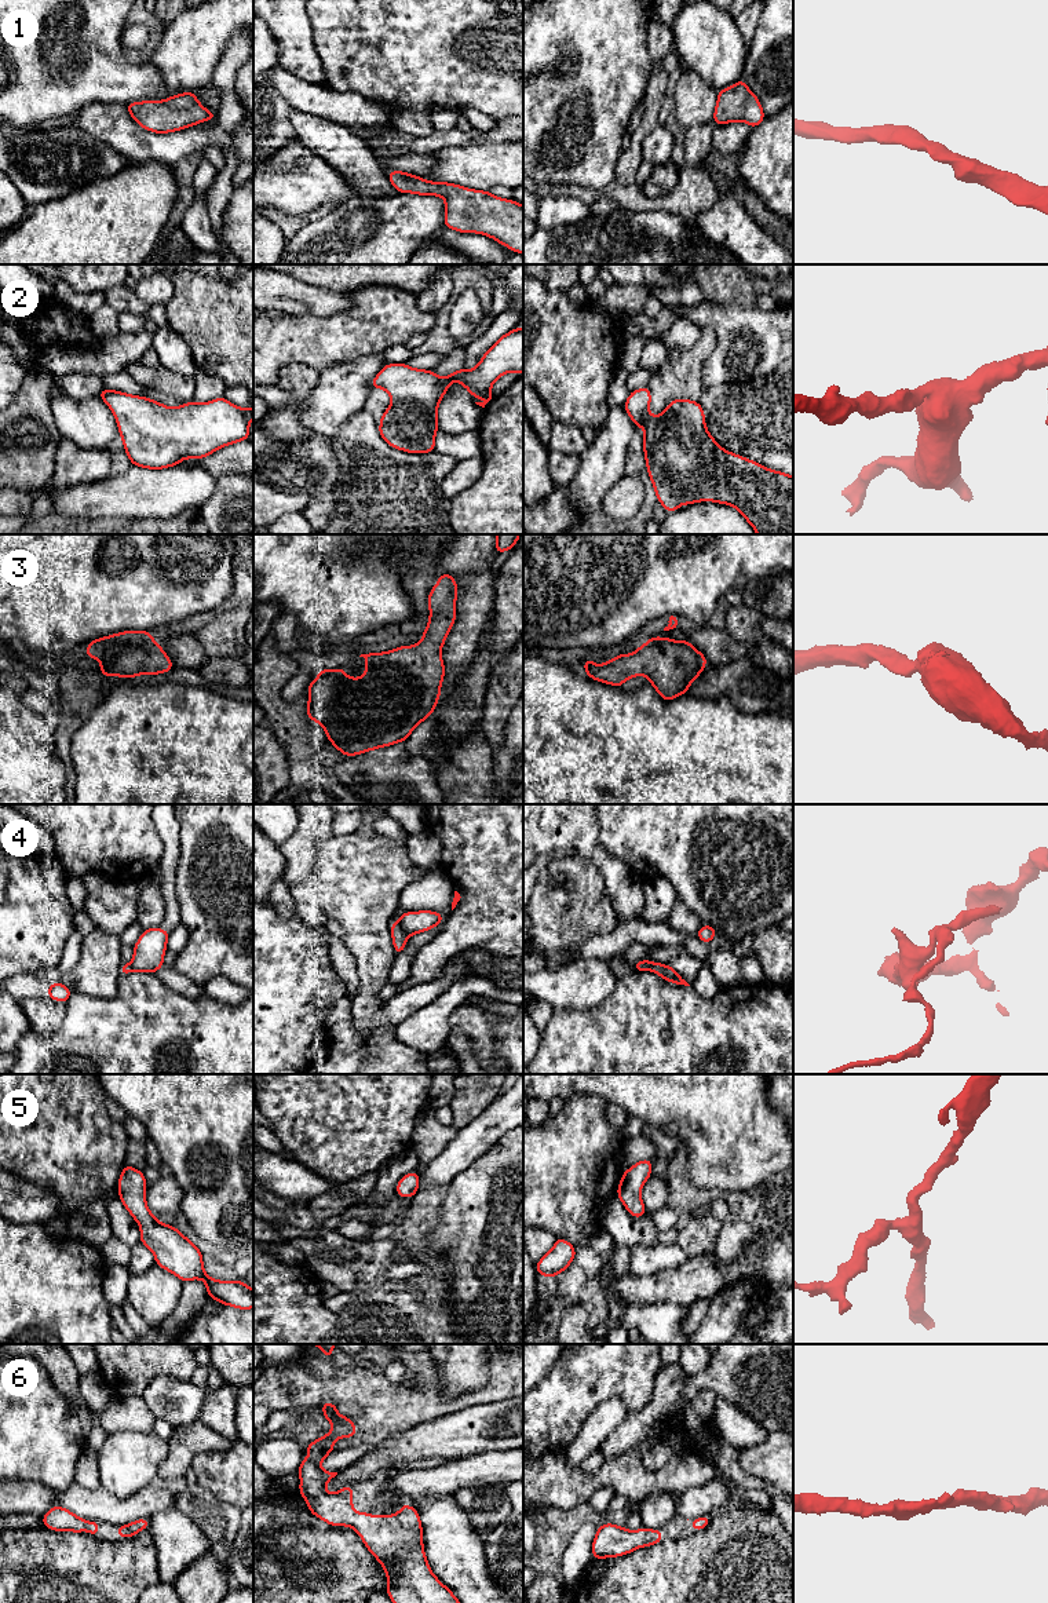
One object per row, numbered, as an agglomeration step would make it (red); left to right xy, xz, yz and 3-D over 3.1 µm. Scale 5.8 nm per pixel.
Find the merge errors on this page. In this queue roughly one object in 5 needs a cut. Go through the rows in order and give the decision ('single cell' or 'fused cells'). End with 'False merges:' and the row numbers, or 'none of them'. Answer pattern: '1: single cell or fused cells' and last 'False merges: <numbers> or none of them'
1: single cell
2: single cell
3: single cell
4: fused cells
5: single cell
6: single cell
False merges: 4

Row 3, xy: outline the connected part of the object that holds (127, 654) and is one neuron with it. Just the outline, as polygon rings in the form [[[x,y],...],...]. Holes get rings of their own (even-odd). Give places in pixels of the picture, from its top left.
[[[125,631],[91,640],[85,653],[102,662],[98,671],[105,676],[131,679],[136,675],[165,673],[174,668],[149,631]]]

